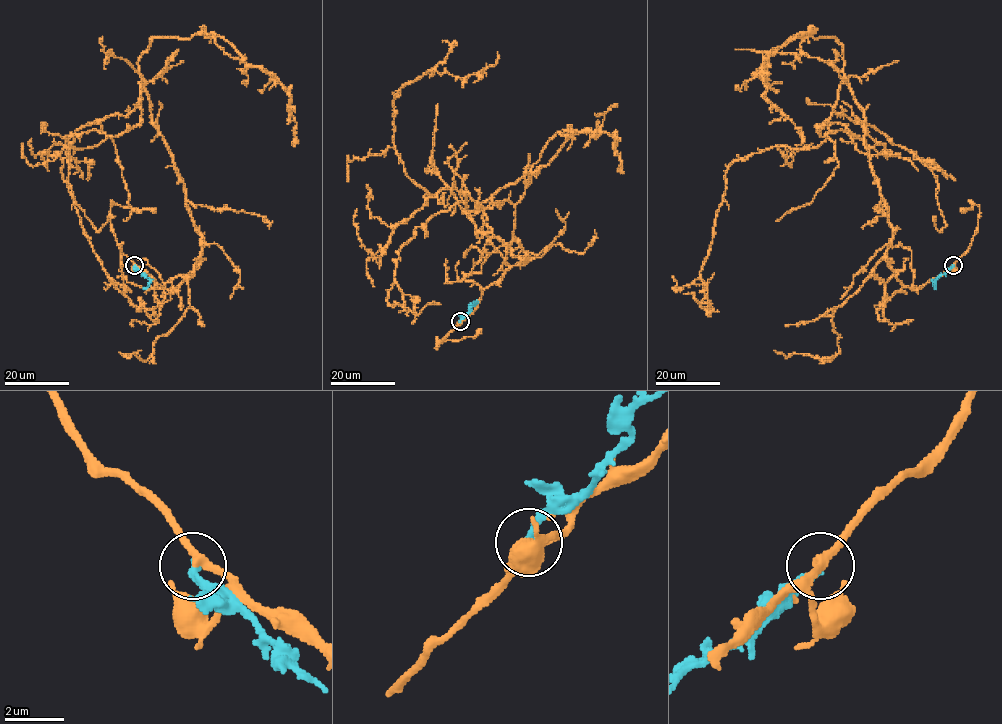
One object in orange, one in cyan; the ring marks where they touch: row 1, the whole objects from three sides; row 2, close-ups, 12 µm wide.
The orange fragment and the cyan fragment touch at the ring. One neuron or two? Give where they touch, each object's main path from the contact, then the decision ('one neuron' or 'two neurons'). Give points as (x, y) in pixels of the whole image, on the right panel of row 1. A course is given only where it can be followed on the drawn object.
(953, 265) | orange via (953, 265), (913, 289), (887, 263), (864, 110), (842, 82), (817, 147), (729, 167), (702, 308), (714, 273) | cyan via (953, 265), (935, 280), (936, 289) | two neurons

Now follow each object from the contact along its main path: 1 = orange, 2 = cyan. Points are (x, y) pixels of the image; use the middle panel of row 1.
1: (460, 322), (526, 255), (478, 233), (463, 193), (406, 173), (393, 93), (431, 68), (484, 69), (473, 83)
2: (460, 322), (474, 304), (469, 305)

